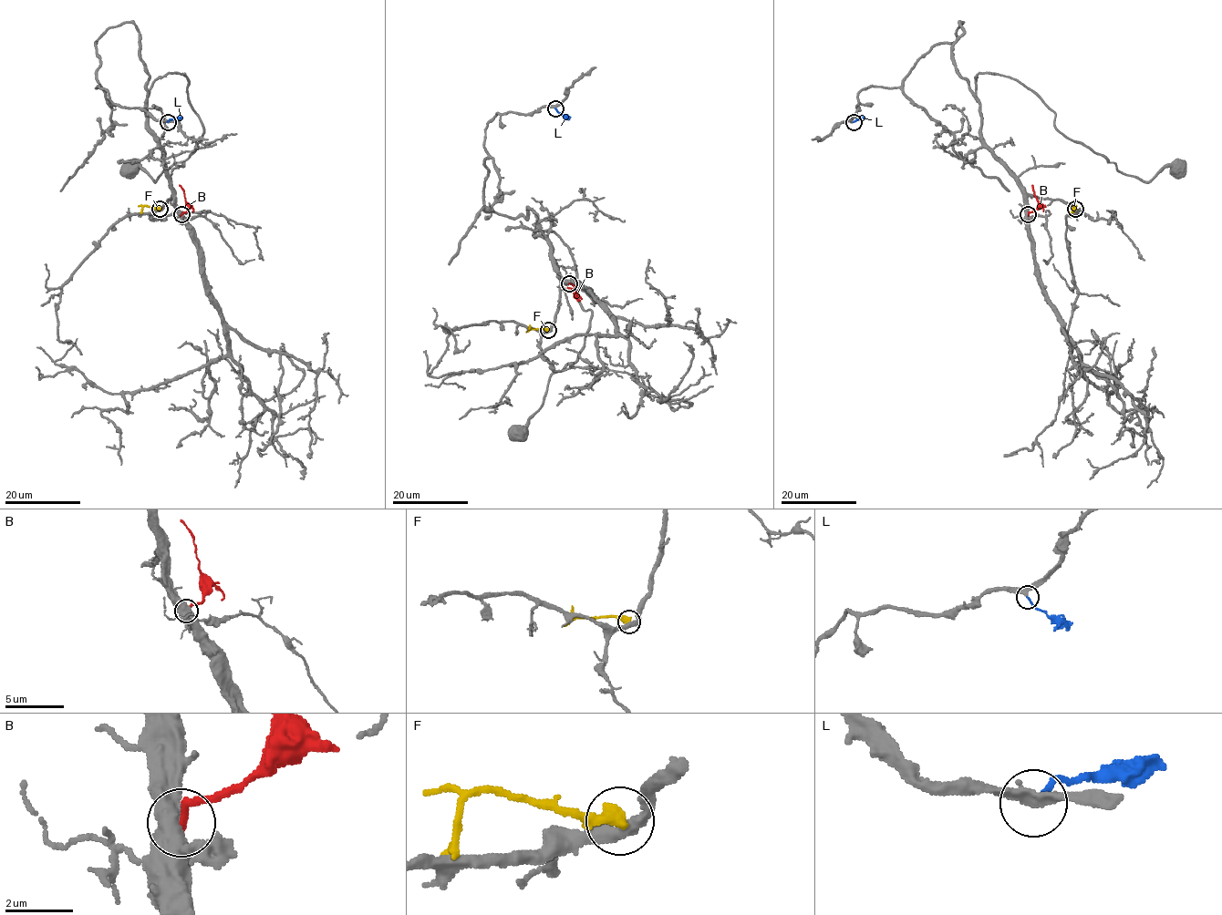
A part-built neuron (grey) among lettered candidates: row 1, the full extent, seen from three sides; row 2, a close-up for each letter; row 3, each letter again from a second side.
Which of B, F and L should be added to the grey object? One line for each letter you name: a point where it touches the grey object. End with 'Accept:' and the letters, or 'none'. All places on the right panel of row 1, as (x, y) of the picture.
L: (854, 122)
Accept: L

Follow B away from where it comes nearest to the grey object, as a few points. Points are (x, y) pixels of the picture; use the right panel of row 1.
B: (1028, 215), (1038, 207), (1032, 184)

